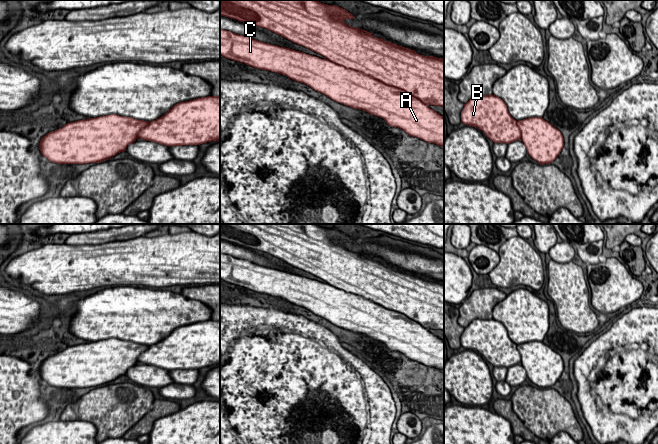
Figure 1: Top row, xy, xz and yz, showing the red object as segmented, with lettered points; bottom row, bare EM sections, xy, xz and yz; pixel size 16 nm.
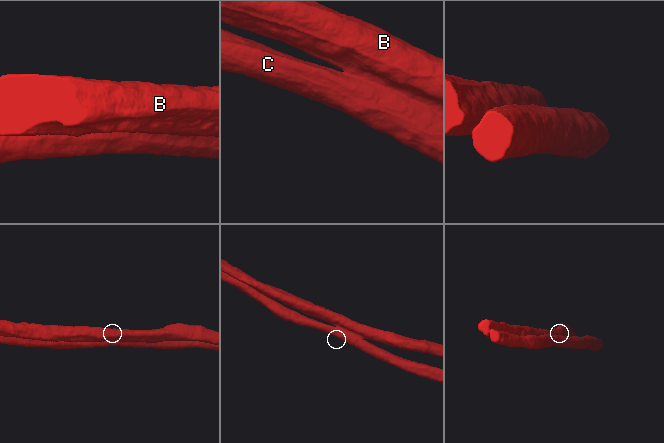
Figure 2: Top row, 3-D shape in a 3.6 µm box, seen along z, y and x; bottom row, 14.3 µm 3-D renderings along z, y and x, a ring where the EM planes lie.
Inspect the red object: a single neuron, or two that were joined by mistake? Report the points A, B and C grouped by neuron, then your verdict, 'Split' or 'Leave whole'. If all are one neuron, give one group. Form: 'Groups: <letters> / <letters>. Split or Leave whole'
Groups: A C / B. Split

